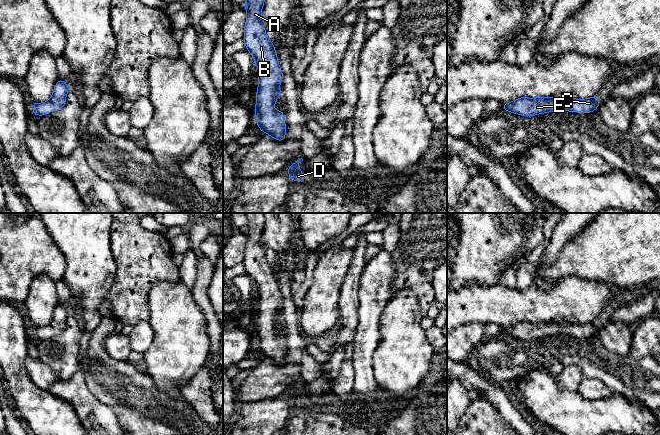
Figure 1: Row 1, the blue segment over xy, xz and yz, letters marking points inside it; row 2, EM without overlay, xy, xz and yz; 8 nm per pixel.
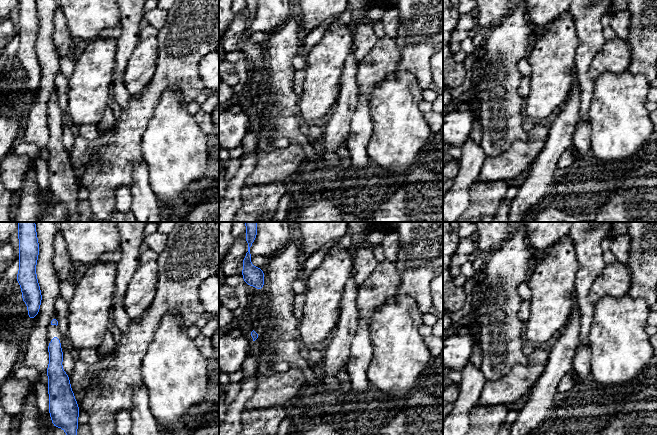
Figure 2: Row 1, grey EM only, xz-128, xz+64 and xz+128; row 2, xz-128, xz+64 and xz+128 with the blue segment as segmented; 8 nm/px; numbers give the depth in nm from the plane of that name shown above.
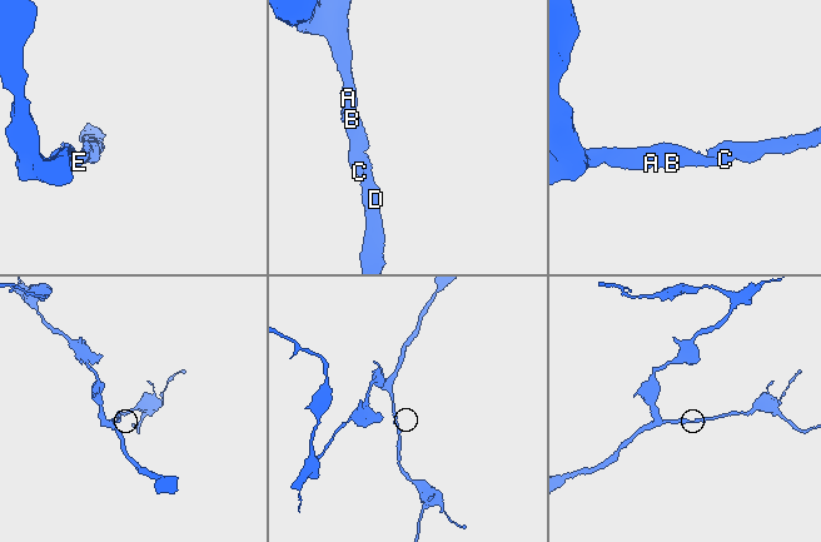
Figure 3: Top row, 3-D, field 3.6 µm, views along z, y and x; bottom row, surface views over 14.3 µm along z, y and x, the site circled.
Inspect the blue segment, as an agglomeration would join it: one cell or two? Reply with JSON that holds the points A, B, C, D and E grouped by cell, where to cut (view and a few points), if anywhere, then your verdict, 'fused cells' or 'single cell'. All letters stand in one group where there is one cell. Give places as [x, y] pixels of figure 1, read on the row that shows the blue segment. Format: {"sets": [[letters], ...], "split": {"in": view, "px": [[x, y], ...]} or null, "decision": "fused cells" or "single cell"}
{"sets": [["A", "B", "C", "D", "E"]], "split": null, "decision": "single cell"}

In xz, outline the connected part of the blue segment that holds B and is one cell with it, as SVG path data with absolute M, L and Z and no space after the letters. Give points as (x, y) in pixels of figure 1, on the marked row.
M247 0L244 7L247 12L244 27L244 43L259 70L258 89L256 93L256 124L261 131L277 141L285 141L287 126L284 112L275 111L274 104L281 94L279 84L283 72L279 66L274 44L265 33L266 22L261 19L265 0Z

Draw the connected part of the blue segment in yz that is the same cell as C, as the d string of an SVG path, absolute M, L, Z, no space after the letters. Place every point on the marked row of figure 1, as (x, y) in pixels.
M595 95L587 99L564 99L562 103L554 97L520 97L512 102L502 104L502 110L512 112L522 116L535 116L547 112L559 112L562 110L570 112L591 113L596 111L602 102Z

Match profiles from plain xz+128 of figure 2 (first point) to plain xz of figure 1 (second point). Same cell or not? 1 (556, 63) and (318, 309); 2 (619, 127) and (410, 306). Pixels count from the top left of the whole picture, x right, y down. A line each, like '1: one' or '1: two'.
1: one
2: one

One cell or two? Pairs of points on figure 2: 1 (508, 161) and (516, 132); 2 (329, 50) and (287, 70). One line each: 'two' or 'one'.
1: two
2: two

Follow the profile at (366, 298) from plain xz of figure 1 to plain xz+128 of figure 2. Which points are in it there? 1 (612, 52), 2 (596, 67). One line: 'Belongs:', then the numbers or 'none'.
Belongs: 1, 2

